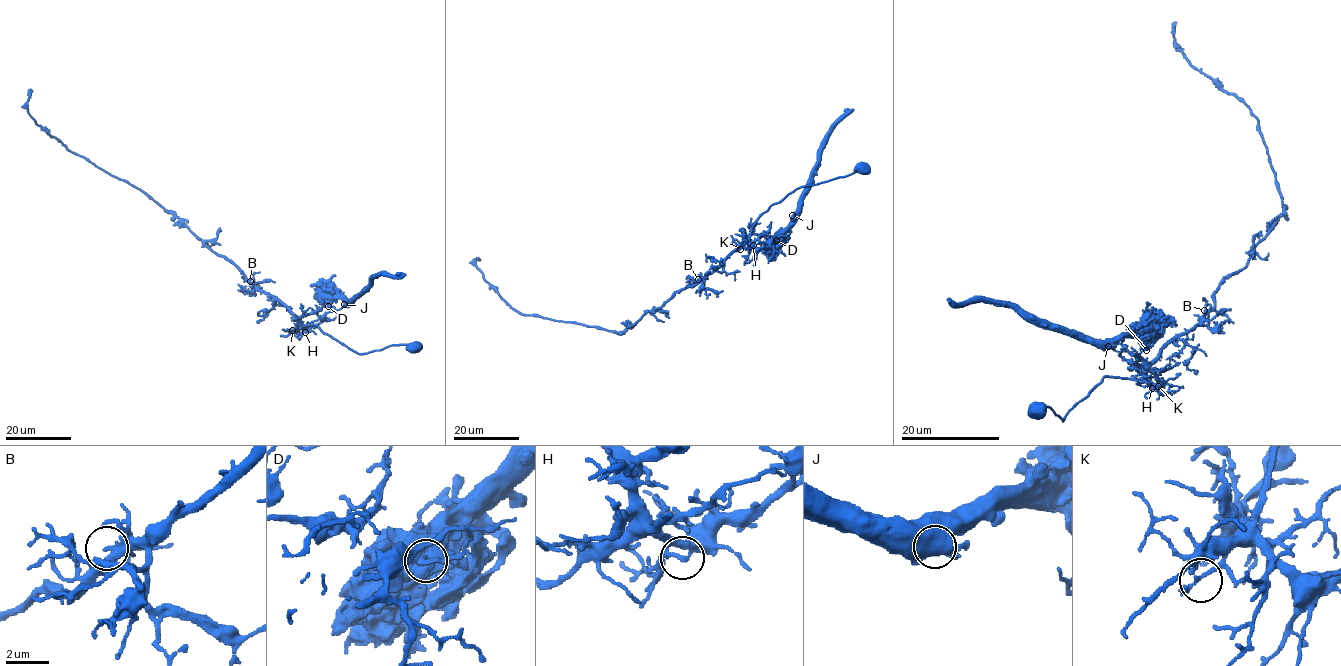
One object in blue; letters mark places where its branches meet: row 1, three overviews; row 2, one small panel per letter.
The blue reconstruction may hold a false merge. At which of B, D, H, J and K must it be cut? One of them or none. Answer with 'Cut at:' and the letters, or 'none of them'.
Cut at: D

